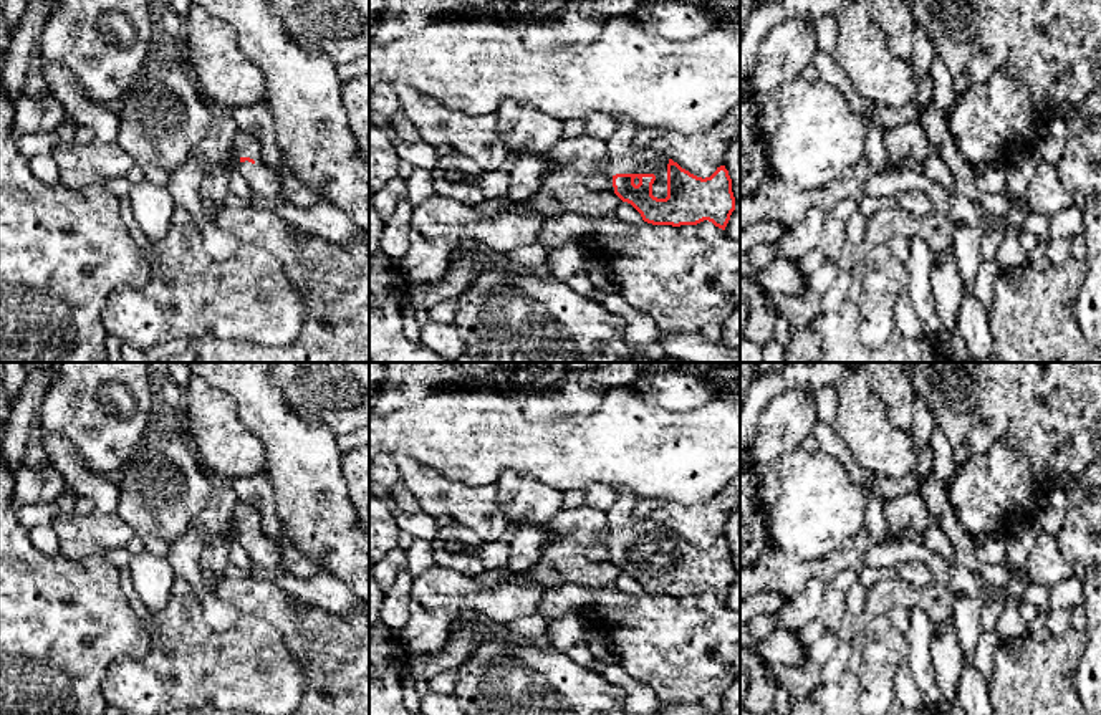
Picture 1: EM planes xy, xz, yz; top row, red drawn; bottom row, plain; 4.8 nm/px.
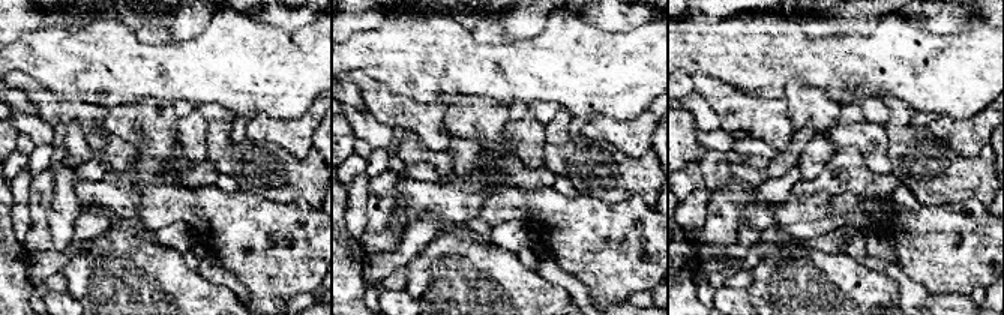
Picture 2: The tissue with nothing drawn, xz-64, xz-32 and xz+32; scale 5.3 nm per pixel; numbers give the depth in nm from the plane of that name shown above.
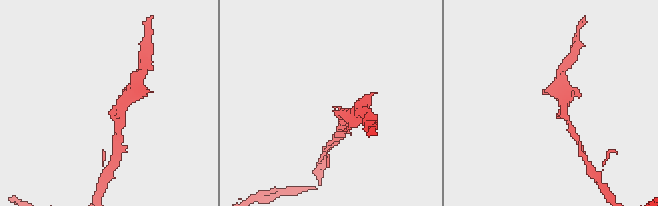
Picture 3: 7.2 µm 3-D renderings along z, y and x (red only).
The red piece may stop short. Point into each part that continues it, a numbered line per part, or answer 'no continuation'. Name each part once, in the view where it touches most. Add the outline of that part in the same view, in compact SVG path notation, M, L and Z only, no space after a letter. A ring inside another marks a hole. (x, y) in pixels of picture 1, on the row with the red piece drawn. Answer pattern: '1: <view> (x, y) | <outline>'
1: xz (623, 158) | M614 116L616 129L606 142L608 159L604 174L611 182L609 192L614 194L613 177L616 174L654 174L652 195L667 197L667 164L669 159L652 152L649 146L636 147L634 136L639 127L627 116Z

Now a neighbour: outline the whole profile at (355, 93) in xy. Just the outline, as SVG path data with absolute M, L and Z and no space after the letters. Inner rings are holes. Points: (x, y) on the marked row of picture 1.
M369 74L341 83L341 101L353 137L369 167Z

